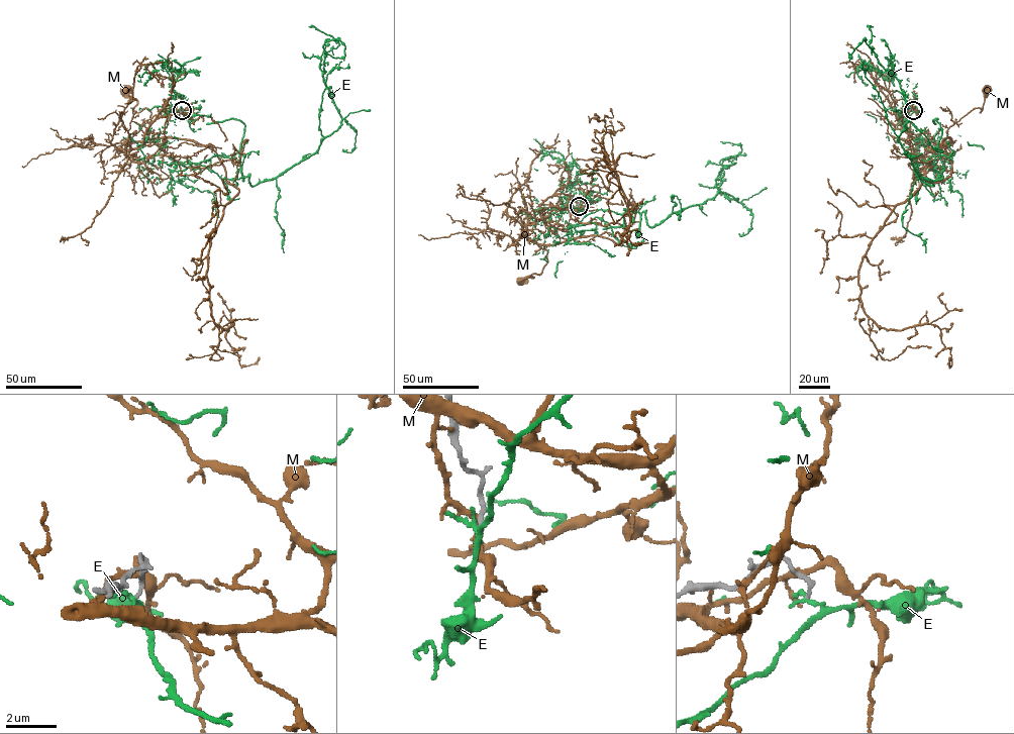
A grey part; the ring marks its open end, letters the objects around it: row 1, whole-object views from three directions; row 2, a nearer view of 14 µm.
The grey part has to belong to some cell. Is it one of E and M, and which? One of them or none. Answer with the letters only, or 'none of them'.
none of them

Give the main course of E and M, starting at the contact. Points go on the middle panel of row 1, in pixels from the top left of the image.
E: (578, 206), (594, 192), (554, 210), (653, 226), (738, 202), (719, 162), (741, 144), (720, 141)
M: (578, 205), (552, 195), (523, 227), (520, 238), (547, 250), (547, 263), (521, 281)

